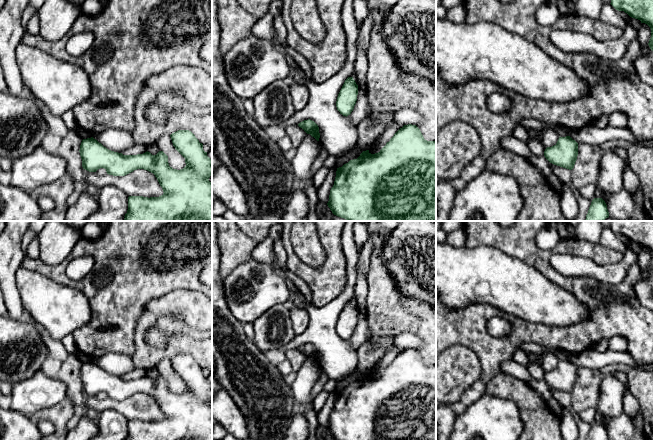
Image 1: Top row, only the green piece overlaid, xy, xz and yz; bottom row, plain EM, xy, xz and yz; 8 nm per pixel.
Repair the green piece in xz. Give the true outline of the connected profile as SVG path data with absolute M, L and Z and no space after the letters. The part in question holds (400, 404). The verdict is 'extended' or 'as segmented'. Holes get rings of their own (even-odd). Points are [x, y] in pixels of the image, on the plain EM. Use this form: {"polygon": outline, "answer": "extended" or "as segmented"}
{"polygon": "M404 349L378 377L371 378L369 374L363 375L357 383L350 384L337 392L327 429L336 440L436 440L436 365L425 364L416 349Z", "answer": "as segmented"}

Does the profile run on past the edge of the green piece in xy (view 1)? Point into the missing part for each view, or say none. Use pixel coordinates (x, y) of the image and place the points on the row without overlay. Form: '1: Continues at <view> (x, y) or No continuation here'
1: No continuation here

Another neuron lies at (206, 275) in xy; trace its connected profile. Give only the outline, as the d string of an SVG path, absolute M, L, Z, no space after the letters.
M212 264L206 266L202 270L200 274L200 280L204 285L212 287Z

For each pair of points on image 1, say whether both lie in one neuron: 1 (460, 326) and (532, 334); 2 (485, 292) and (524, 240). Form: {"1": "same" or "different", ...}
{"1": "same", "2": "different"}

